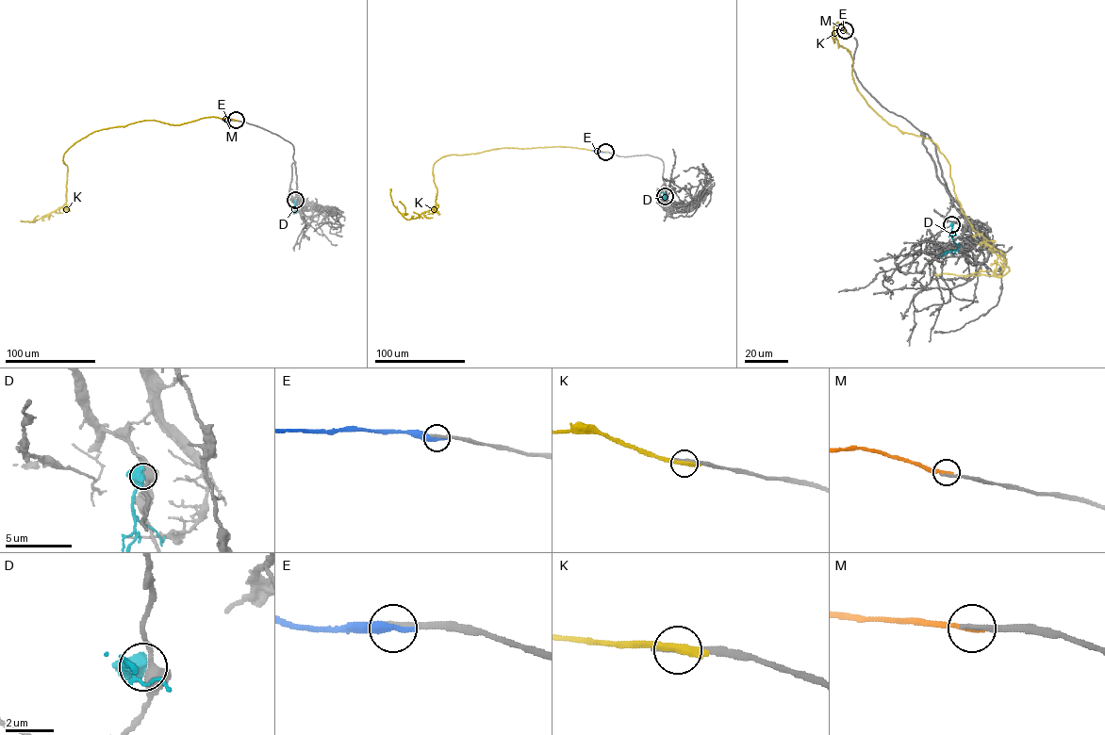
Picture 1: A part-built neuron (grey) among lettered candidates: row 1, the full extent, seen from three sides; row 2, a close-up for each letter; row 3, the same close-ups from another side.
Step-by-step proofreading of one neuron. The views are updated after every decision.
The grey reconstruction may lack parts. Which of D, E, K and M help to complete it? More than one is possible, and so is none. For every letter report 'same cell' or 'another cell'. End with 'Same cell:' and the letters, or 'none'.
D: another cell
E: another cell
K: another cell
M: same cell
Same cell: M

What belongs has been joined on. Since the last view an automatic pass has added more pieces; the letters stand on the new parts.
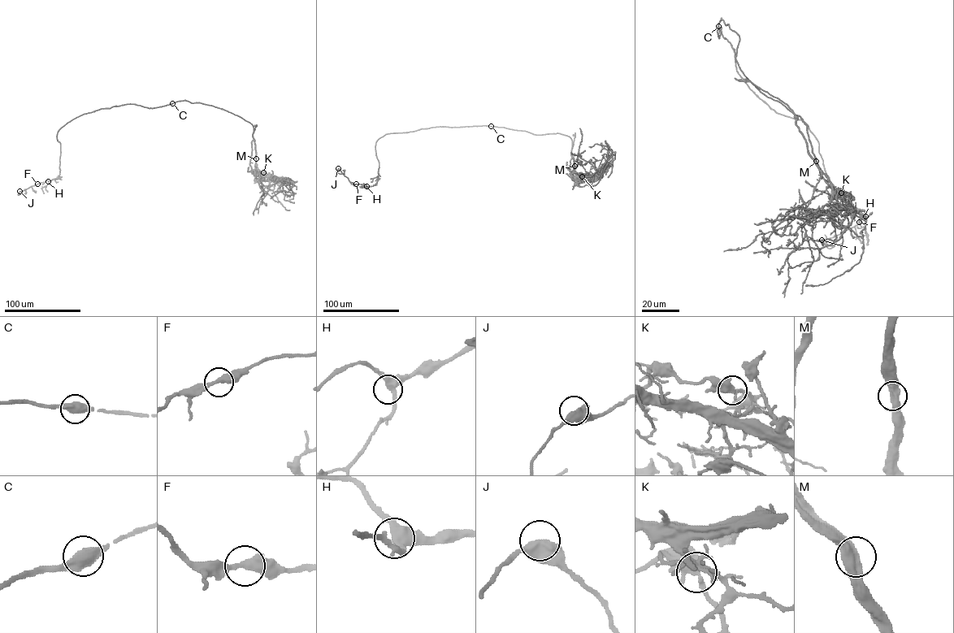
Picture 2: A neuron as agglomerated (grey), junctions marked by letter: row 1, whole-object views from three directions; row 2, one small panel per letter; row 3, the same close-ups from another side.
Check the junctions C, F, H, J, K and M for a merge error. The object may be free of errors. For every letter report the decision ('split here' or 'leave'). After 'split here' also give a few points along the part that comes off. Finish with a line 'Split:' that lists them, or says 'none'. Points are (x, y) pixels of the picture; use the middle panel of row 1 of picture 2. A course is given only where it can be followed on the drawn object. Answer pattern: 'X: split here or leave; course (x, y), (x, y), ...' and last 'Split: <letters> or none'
C: leave
F: leave
H: leave
J: leave
K: leave
M: leave
Split: none

